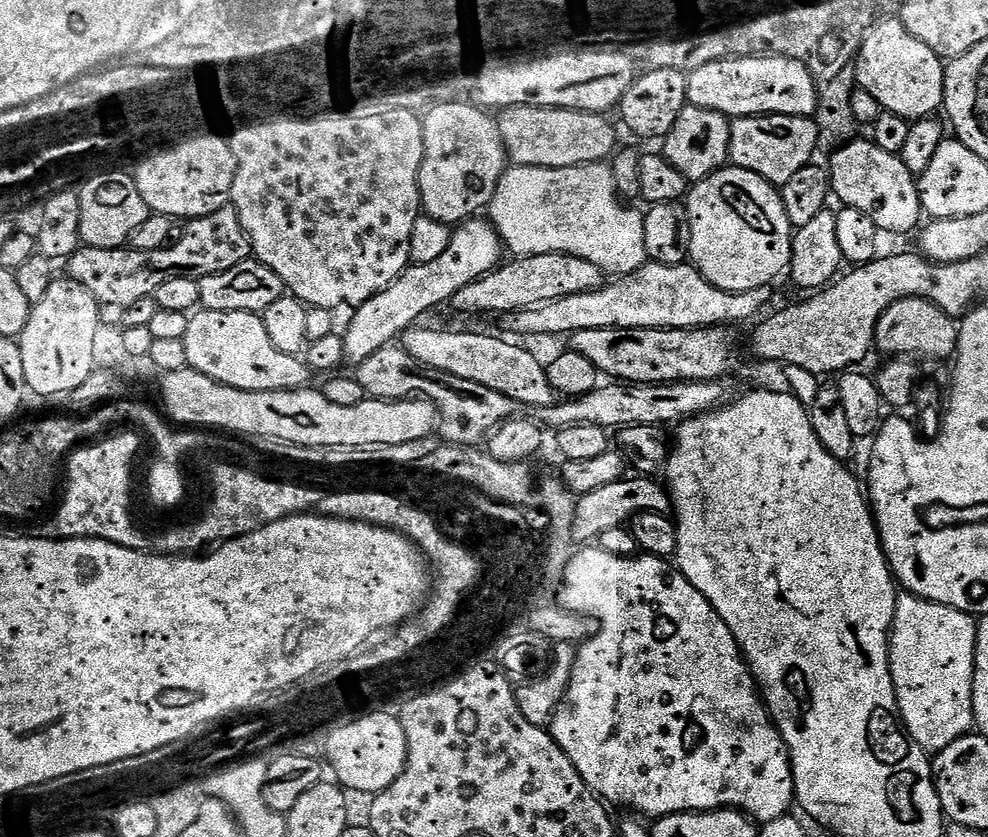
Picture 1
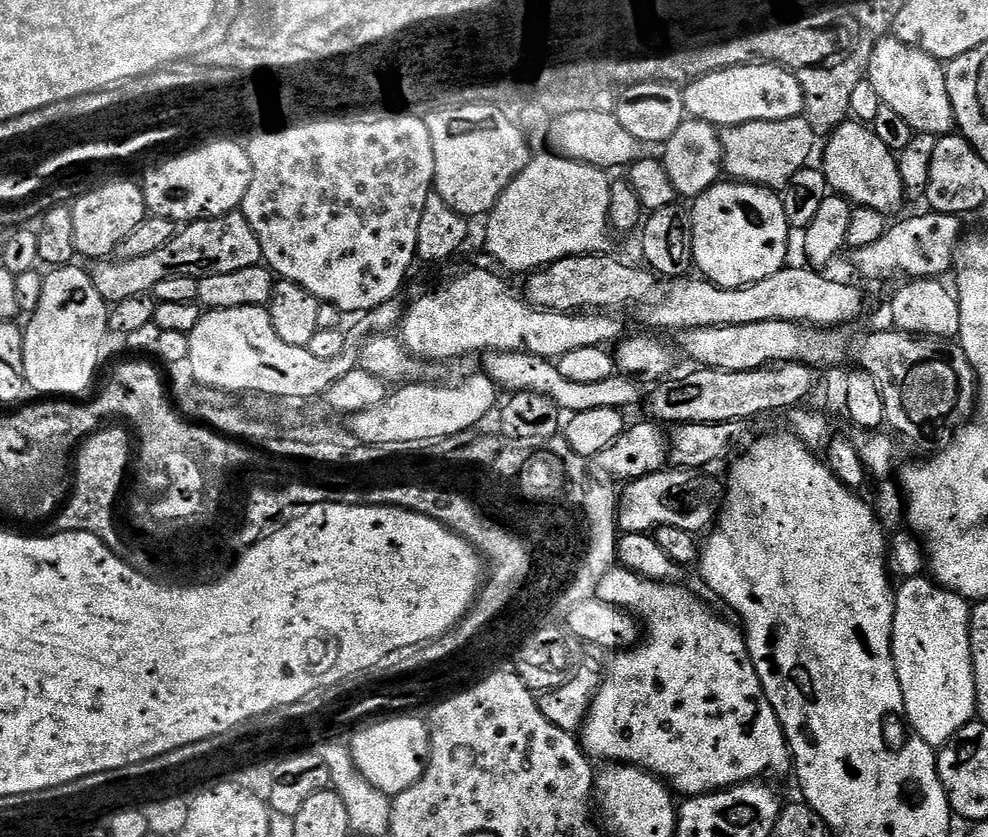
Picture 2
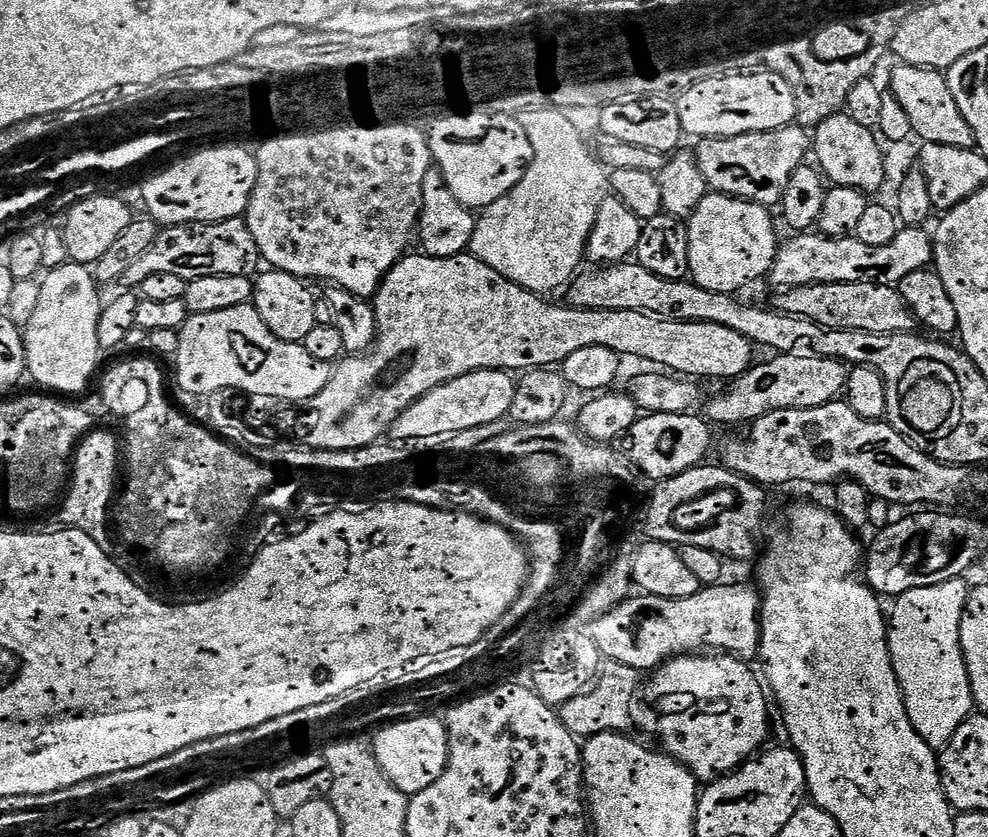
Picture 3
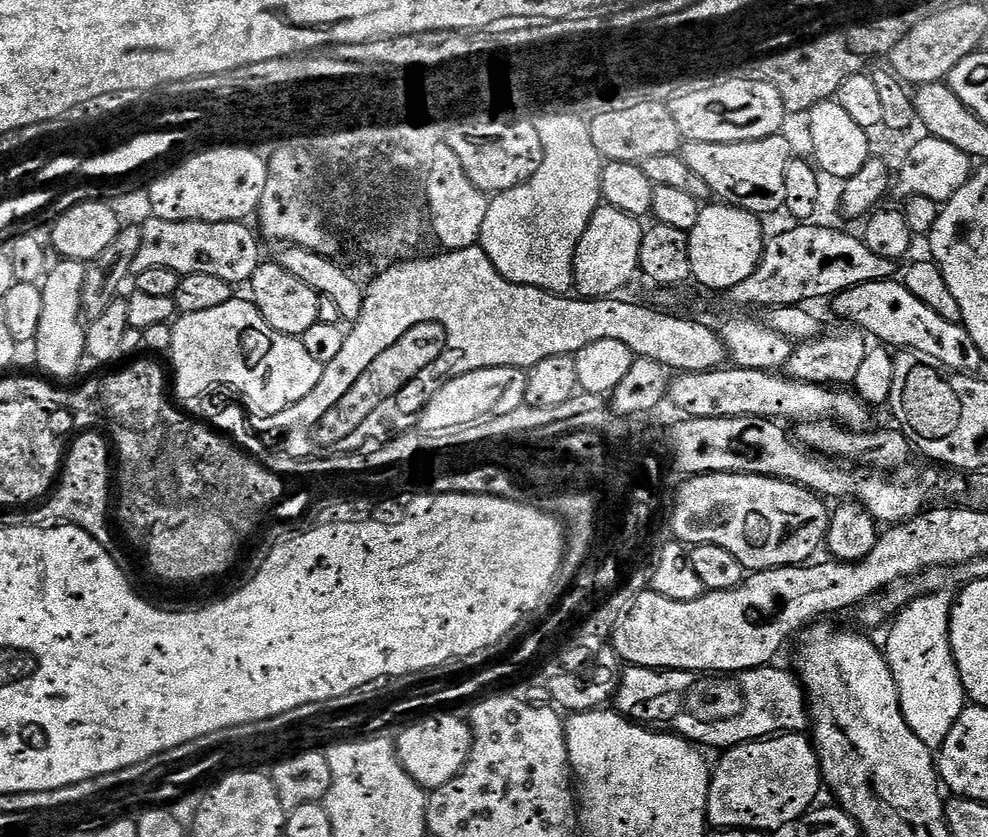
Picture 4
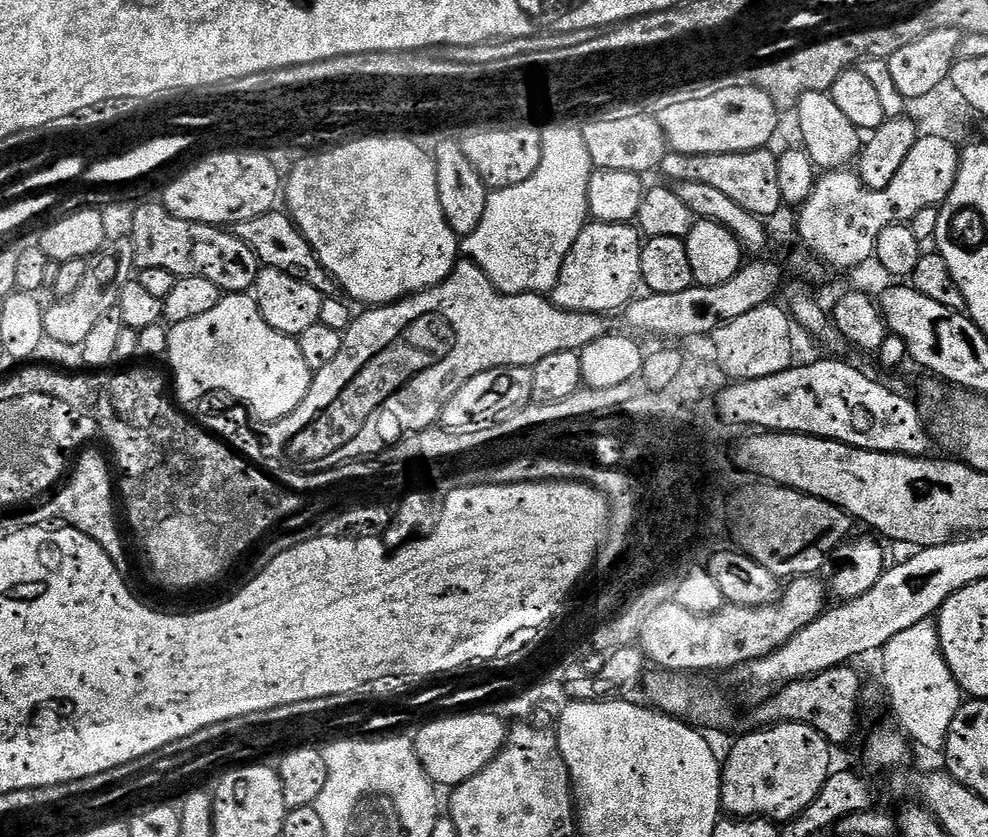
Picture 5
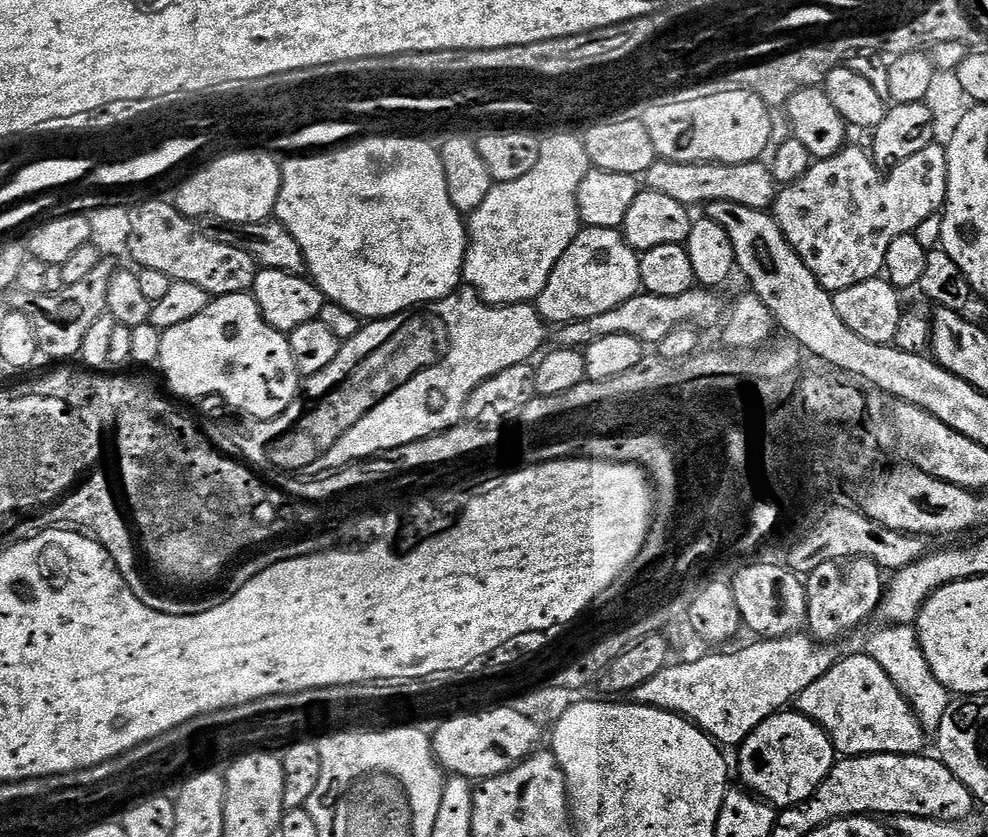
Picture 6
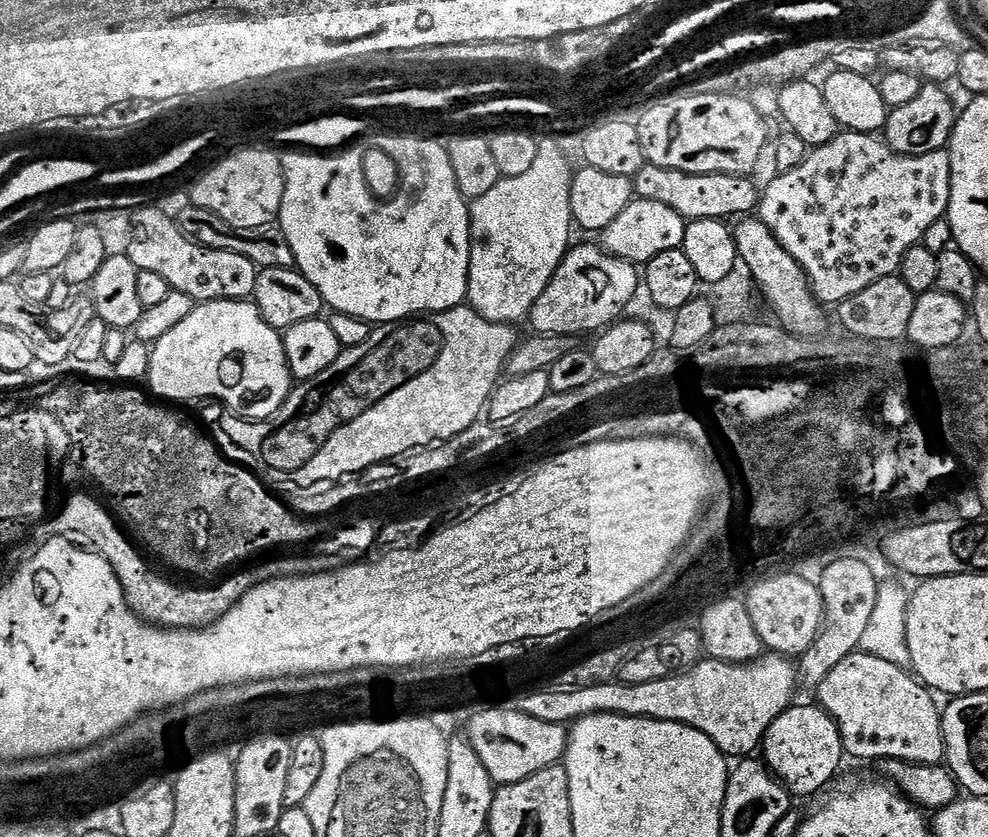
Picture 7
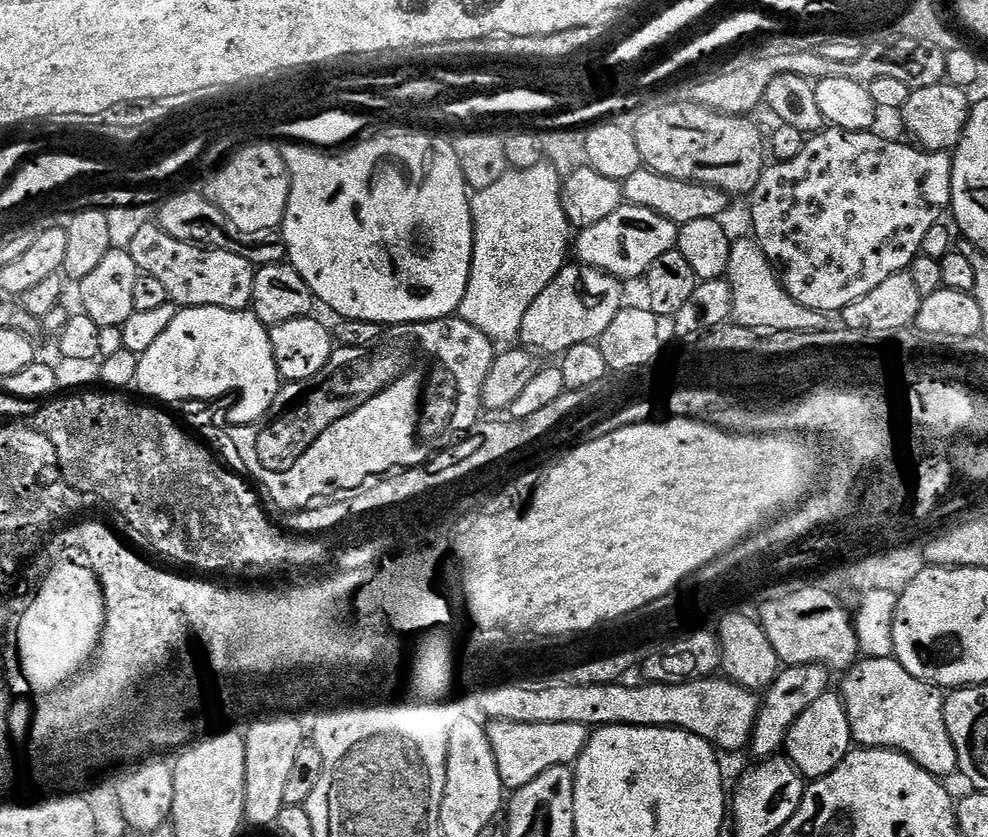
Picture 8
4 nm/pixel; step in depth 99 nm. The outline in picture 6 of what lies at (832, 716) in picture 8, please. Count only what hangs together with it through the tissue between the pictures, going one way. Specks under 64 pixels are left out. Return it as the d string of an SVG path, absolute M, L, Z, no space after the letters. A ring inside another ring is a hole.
M781 710L775 712L770 718L763 720L739 745L740 752L740 780L745 789L753 796L768 801L773 808L779 810L789 808L798 802L806 802L818 786L830 774L838 759L836 747L830 738L810 718L795 710Z

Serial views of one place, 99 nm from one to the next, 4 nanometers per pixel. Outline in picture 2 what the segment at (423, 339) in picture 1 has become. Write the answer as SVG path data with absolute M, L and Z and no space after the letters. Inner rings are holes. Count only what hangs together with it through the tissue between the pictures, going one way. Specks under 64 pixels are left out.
M489 352L483 357L483 375L496 383L497 389L505 393L533 392L546 394L550 402L554 402L565 413L571 414L582 410L602 410L603 408L619 408L628 410L631 404L640 400L641 385L635 379L623 374L606 378L602 382L570 382L570 378L560 373L553 361L541 356L531 356L528 352Z

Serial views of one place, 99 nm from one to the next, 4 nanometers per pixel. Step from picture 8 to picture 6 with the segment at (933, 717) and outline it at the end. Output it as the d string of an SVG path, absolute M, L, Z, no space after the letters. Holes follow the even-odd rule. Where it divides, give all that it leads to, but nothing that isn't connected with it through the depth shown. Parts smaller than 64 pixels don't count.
M867 654L848 656L845 660L844 657L837 659L833 668L826 670L826 674L818 678L818 682L810 682L810 686L802 690L802 694L794 701L794 708L813 720L827 734L841 757L869 756L879 752L915 756L925 751L926 733L910 702L904 697L902 690L890 680L890 674L886 674L886 670L882 670L882 666L878 666L878 662L874 662L874 658Z

